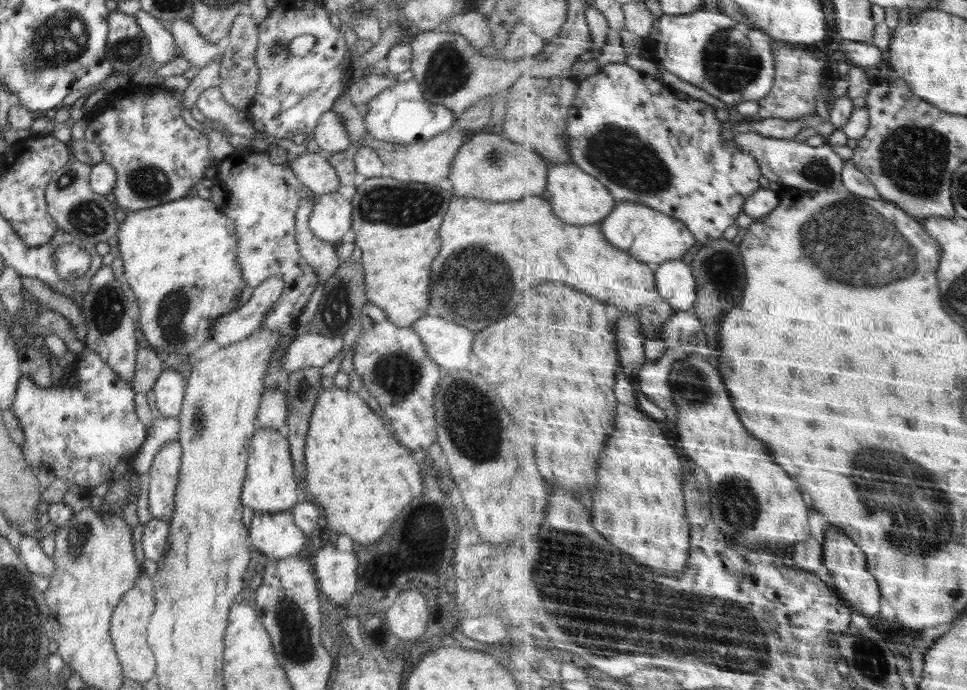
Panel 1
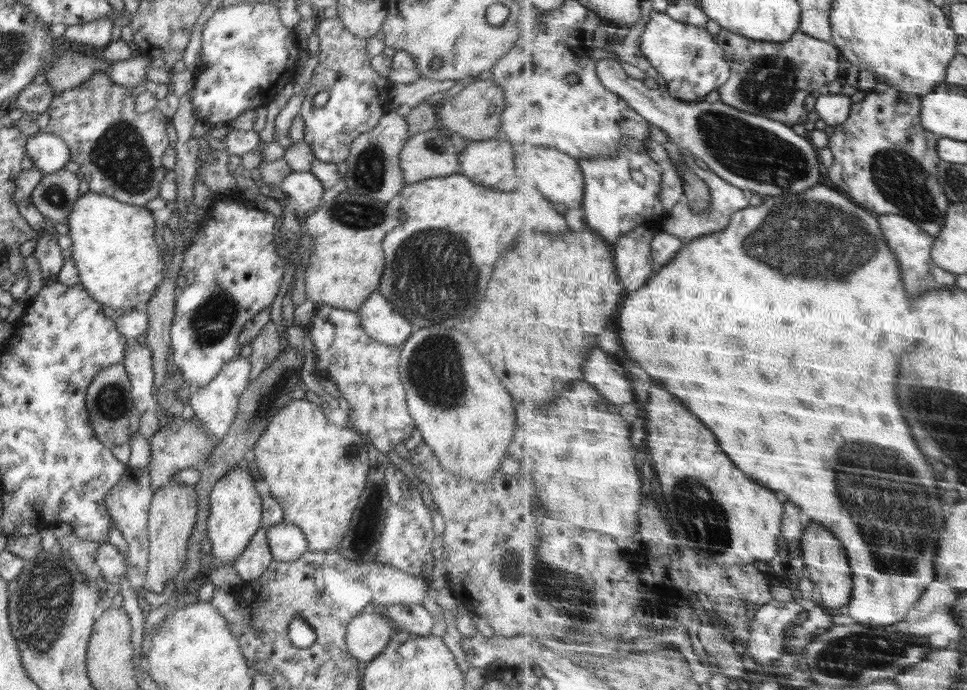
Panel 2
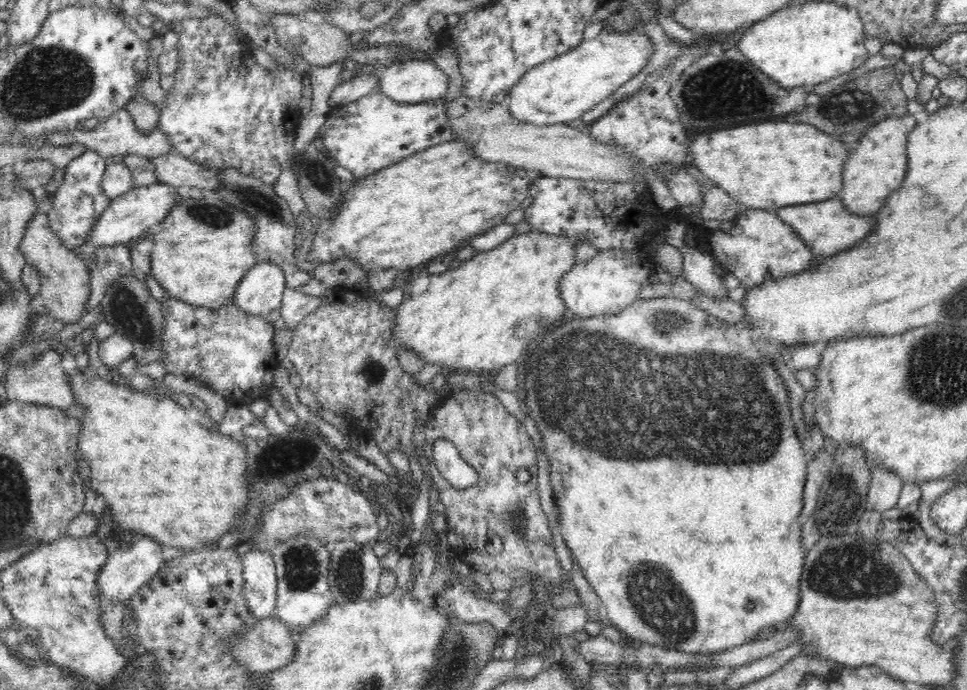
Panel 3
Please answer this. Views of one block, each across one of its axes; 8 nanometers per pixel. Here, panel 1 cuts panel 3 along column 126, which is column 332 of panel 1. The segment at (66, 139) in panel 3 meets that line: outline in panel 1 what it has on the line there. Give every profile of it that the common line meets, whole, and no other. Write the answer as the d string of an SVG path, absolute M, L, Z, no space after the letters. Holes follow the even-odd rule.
M330 110L320 116L313 132L314 141L323 154L336 154L350 148L350 137L346 133L344 119Z

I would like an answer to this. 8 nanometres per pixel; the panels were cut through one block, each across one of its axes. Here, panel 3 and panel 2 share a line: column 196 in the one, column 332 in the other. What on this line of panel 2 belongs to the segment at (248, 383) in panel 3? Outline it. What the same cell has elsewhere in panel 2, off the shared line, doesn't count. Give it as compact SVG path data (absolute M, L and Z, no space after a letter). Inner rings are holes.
M317 305L308 327L316 347L316 370L334 382L349 406L348 425L364 435L382 453L408 440L415 429L406 404L406 393L399 373L401 350L370 338L360 324L357 311Z

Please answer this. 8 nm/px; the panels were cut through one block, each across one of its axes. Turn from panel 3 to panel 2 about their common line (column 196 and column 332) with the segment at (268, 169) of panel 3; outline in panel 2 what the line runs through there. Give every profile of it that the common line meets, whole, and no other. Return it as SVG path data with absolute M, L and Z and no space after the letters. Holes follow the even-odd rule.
M338 16L321 17L315 32L320 39L318 66L299 113L306 127L304 141L310 145L316 159L343 166L352 142L360 134L373 130L385 114L388 104L391 103L388 92L394 84L380 77L380 72L371 66L372 56L365 51L367 39L346 30ZM323 90L330 95L328 102L322 108L316 108L312 101Z

